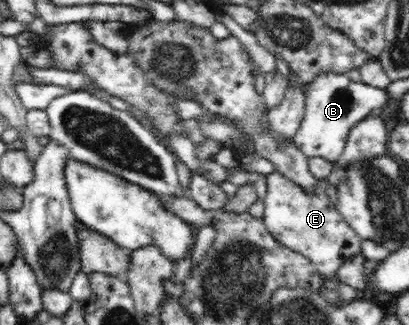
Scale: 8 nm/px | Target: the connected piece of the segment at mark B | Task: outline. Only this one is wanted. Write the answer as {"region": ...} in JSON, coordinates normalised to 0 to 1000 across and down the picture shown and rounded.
{"region":[[[782,225],[760,255],[746,262],[746,274],[748,332],[733,394],[714,428],[716,440],[753,486],[782,483],[809,502],[831,486],[853,400],[949,314],[944,274],[866,252],[846,225]]]}

